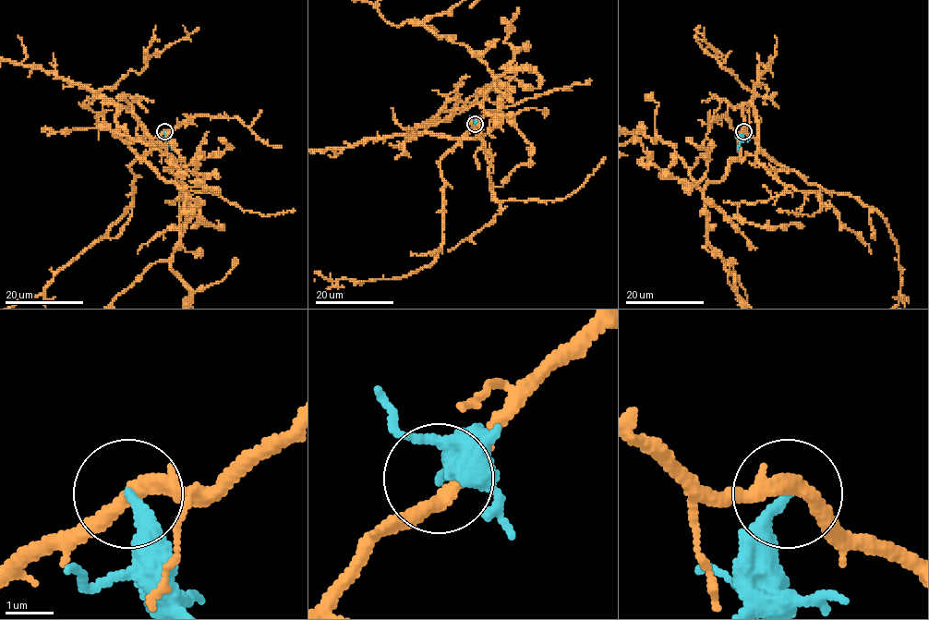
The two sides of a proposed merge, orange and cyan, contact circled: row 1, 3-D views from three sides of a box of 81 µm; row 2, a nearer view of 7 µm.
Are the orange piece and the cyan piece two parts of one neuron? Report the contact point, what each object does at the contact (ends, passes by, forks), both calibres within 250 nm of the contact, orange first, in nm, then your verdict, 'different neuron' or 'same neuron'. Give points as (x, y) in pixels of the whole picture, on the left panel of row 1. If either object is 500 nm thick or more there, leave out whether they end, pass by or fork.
place (164, 131); orange passes by; cyan ends; calibres 280 and 240 nm; different neuron

